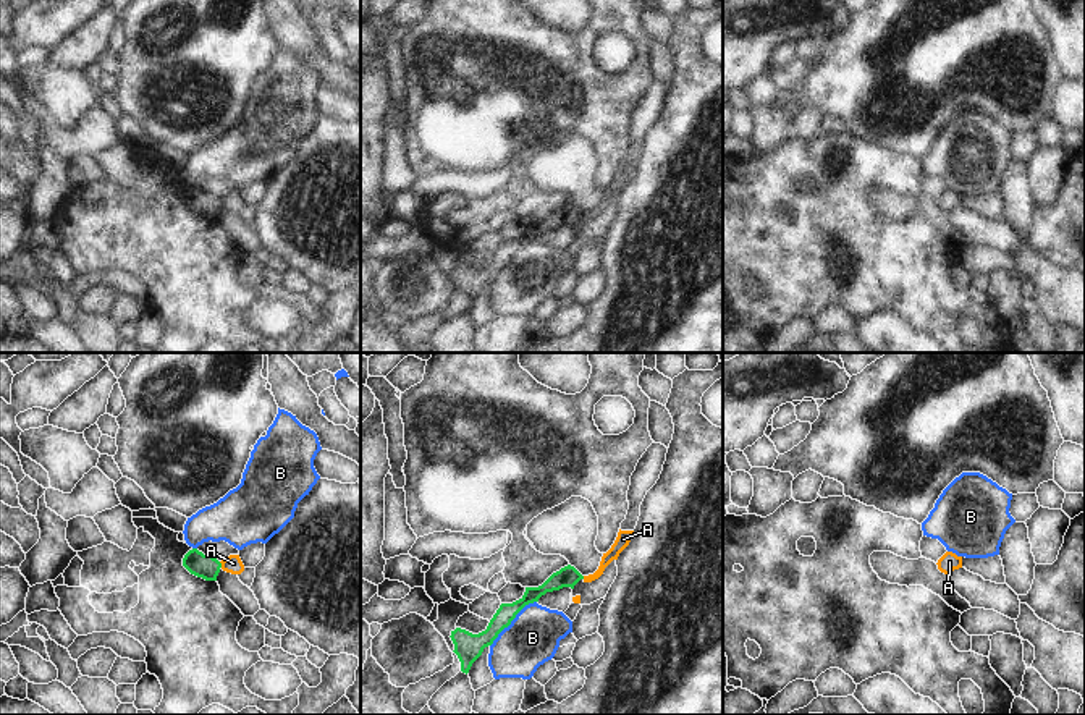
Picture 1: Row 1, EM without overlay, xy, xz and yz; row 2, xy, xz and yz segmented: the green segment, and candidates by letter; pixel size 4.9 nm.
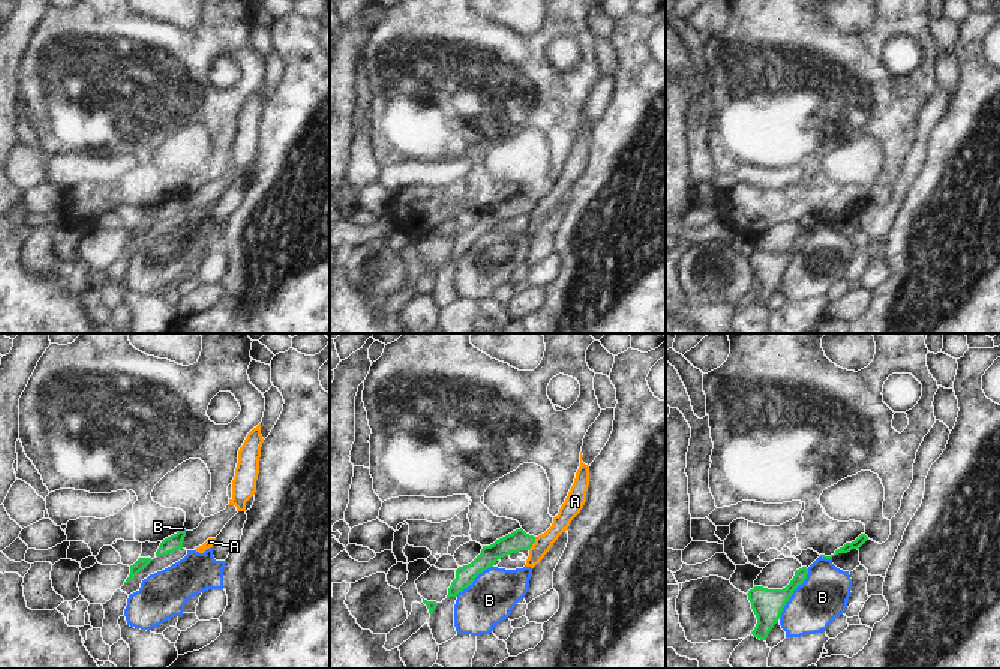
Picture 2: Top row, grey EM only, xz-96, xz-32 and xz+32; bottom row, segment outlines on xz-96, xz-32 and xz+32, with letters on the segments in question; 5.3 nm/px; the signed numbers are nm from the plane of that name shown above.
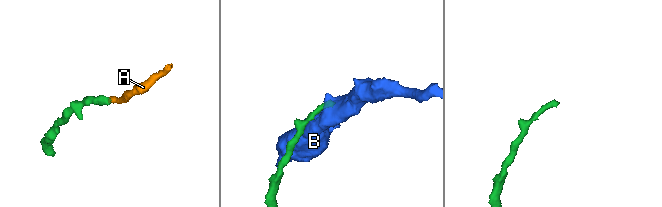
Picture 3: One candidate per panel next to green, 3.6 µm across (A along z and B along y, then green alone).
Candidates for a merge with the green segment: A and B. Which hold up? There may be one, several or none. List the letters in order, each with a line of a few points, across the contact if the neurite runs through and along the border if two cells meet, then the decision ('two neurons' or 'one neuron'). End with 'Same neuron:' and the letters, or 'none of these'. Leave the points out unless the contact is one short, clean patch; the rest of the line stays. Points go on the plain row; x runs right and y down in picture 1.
A: xy (219, 199), (222, 204) | two neurons
B: two neurons
Same neuron: none of these

